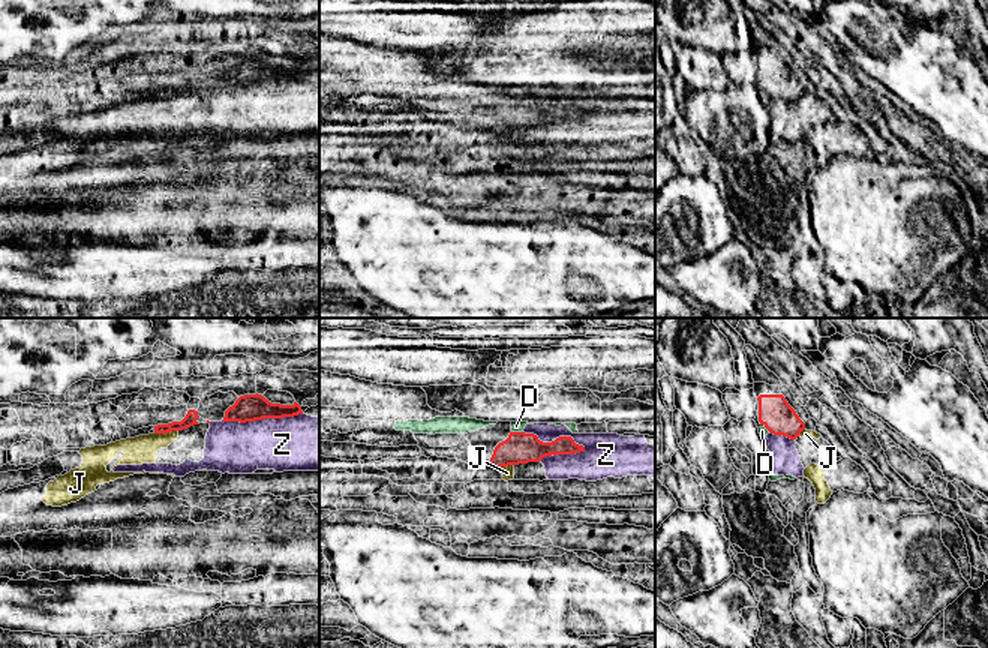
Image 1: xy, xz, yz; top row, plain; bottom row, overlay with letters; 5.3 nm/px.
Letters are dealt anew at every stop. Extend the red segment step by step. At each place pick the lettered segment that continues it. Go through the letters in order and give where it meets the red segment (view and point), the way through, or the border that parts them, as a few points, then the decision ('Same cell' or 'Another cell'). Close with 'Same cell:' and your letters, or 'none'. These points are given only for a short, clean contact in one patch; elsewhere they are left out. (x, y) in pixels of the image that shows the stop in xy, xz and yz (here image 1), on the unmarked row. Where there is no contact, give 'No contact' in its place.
D: Touches red at xz (517, 96). Same cell
J: Touches red at xy (165, 96). Another cell
Z: Touches red at xz (555, 104). Another cell
Same cell: D

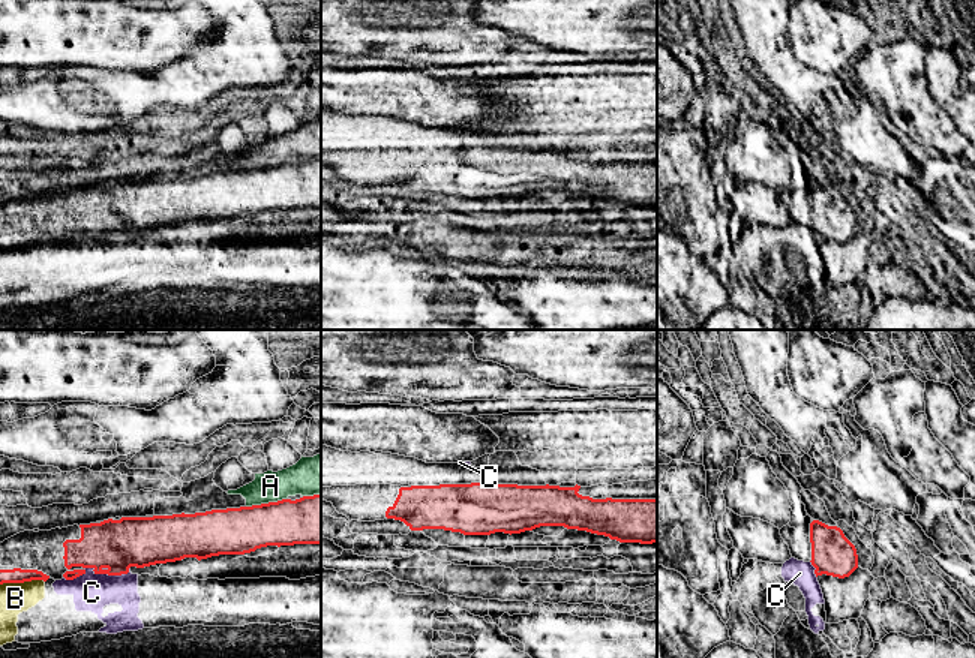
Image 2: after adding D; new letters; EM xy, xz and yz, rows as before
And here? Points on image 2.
A: Touches red at xy (266, 168). Another cell
B: Touches red at xy (21, 246). Another cell
C: Touches red at xy (98, 237). Boundary: xy (129, 231), (123, 239), (87, 233), (72, 243), (63, 242). Another cell
Same cell: none

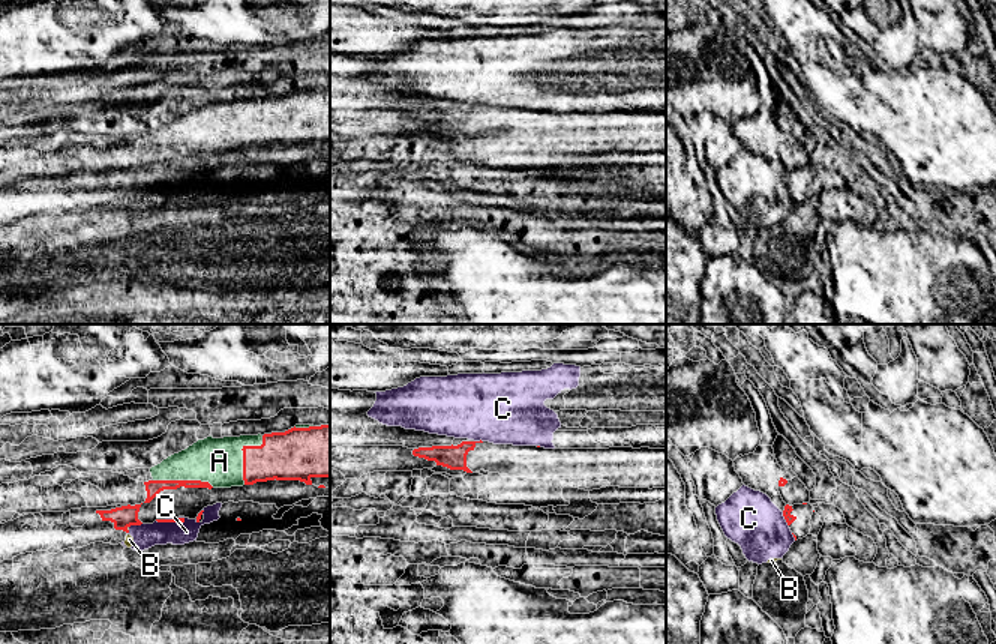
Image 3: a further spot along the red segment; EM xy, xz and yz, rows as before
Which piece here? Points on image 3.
A: Touches red at xy (243, 117). Same cell
B: Touches red at xy (126, 192). Boundary: xy (128, 189), (128, 194). Another cell
C: Touches red at yz (785, 182). Another cell
Same cell: A

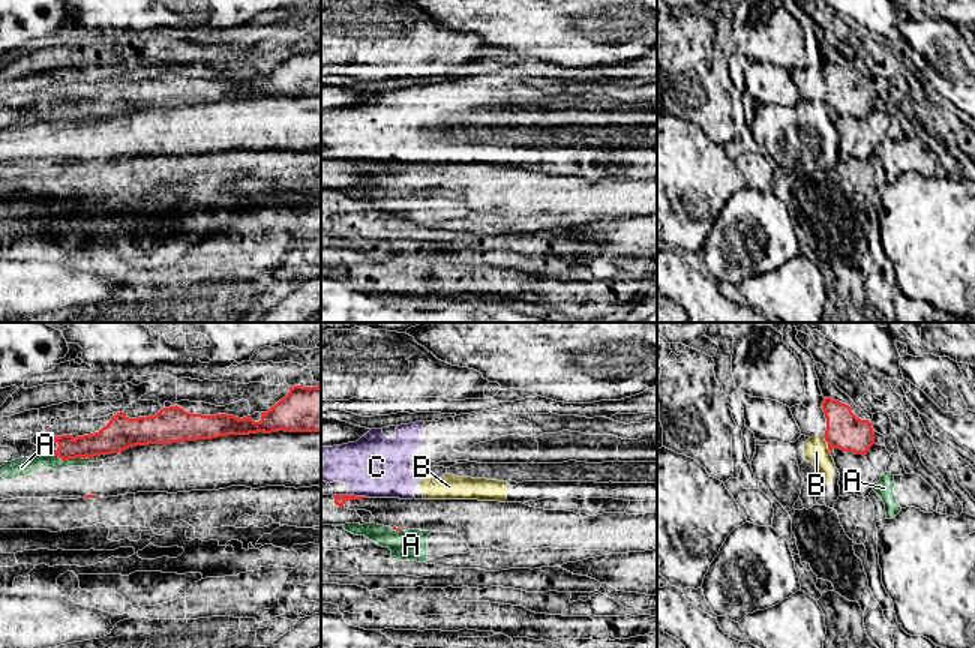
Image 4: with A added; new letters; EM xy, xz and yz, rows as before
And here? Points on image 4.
A: Touches red at xy (74, 122). Boundary: xy (50, 117), (62, 123), (98, 120). Another cell
B: Touches red at yz (828, 110). Boundary: yz (822, 101), (830, 117). Another cell
C: Touches red at xz (359, 161). Another cell
Same cell: none

